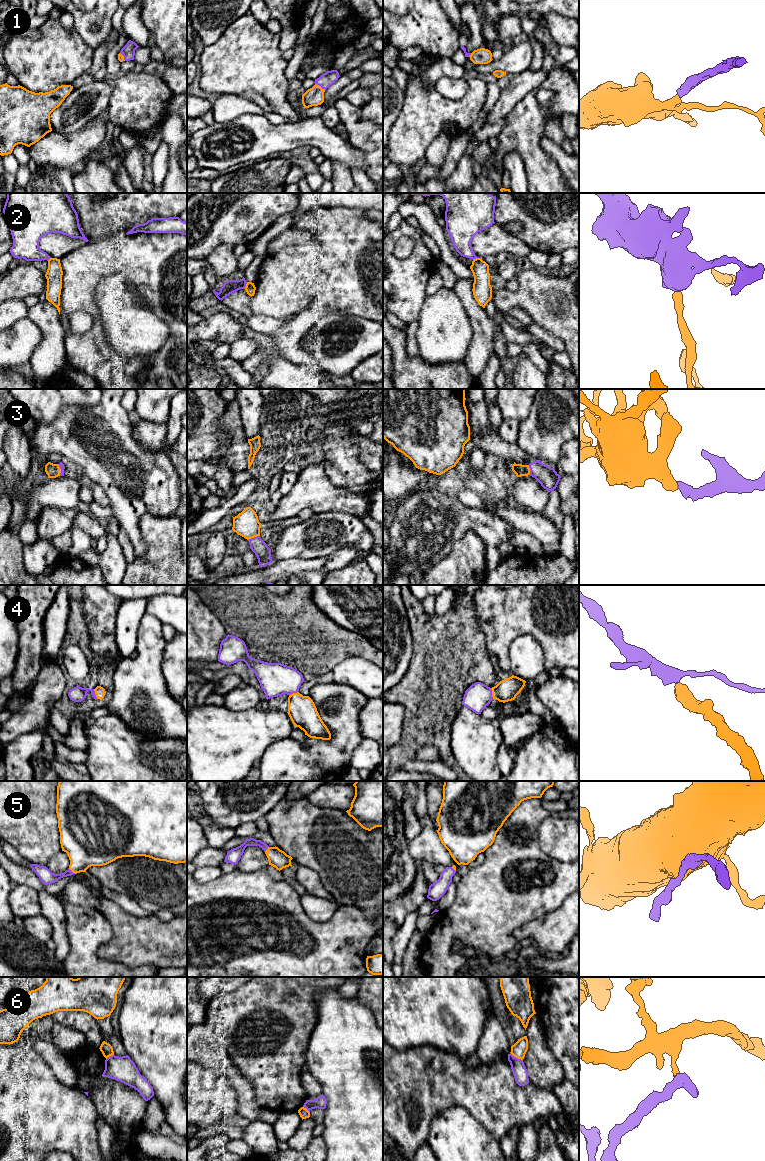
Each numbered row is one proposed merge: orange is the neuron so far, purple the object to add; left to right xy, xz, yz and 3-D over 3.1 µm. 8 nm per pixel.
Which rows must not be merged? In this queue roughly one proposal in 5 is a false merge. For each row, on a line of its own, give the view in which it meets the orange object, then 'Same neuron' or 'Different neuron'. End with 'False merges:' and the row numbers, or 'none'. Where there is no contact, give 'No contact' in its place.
1: Touches orange in xz. Same neuron
2: Touches orange in xz. Different neuron
3: Touches orange in xz. Same neuron
4: Touches orange in yz. Same neuron
5: Touches orange in xy. Same neuron
6: Touches orange in yz. Different neuron
False merges: 2, 6

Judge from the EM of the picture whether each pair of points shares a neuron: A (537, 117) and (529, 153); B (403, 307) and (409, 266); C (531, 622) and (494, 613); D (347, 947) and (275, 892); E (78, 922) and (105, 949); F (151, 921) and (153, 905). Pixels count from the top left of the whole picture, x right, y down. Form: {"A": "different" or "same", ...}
{"A": "same", "B": "same", "C": "same", "D": "same", "E": "different", "F": "different"}

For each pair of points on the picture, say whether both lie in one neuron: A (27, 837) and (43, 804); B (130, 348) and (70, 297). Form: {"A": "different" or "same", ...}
{"A": "same", "B": "different"}

